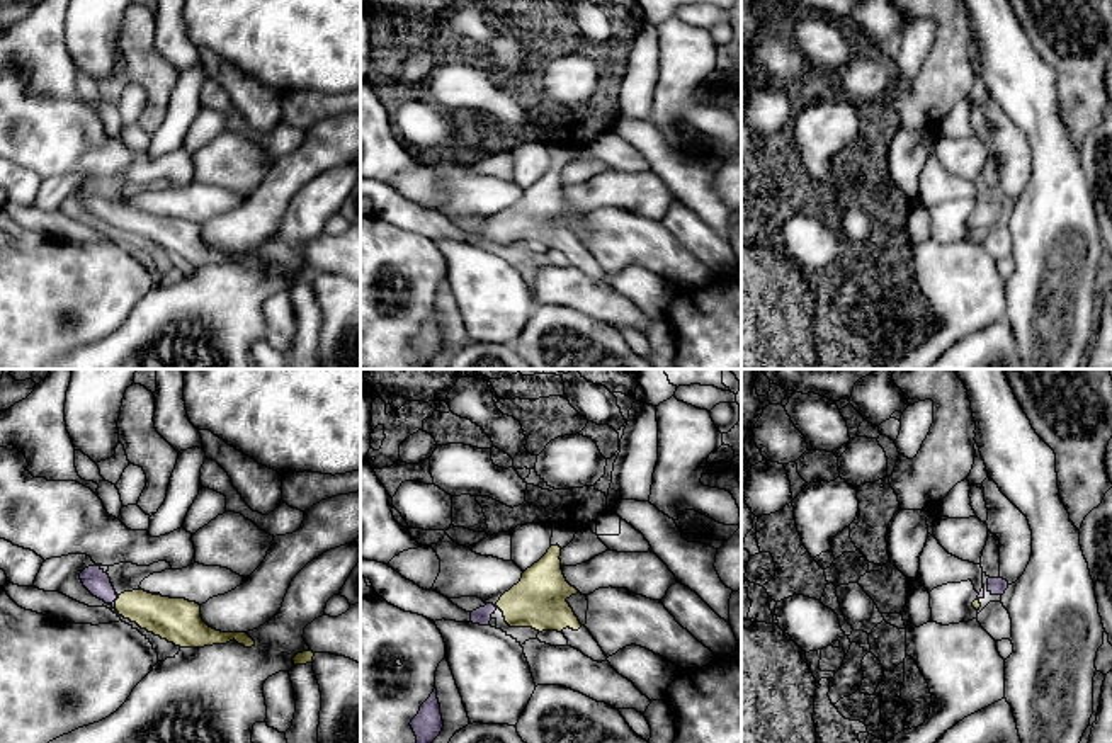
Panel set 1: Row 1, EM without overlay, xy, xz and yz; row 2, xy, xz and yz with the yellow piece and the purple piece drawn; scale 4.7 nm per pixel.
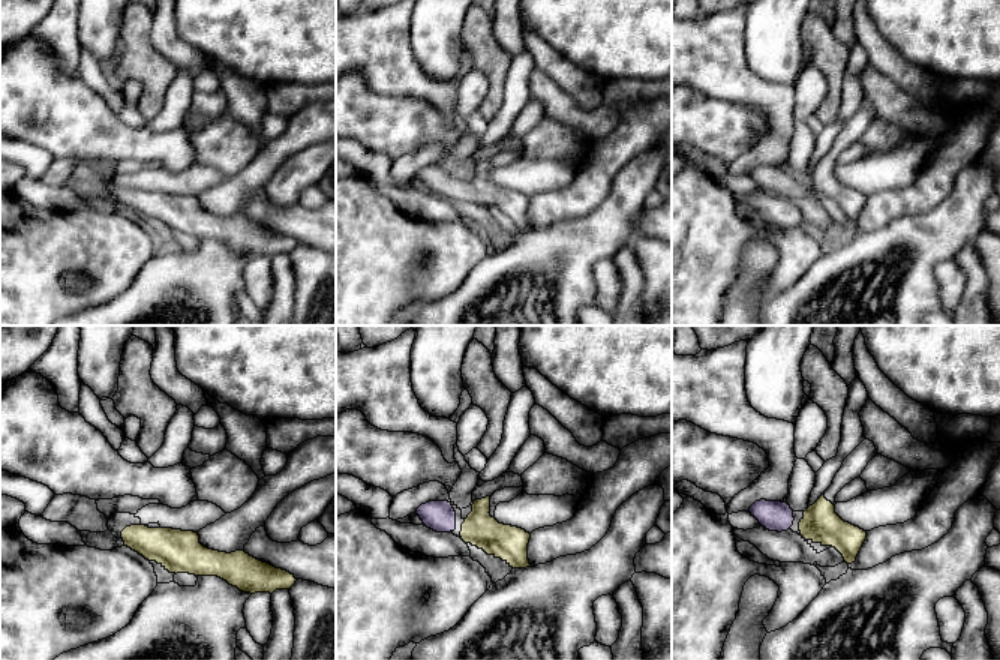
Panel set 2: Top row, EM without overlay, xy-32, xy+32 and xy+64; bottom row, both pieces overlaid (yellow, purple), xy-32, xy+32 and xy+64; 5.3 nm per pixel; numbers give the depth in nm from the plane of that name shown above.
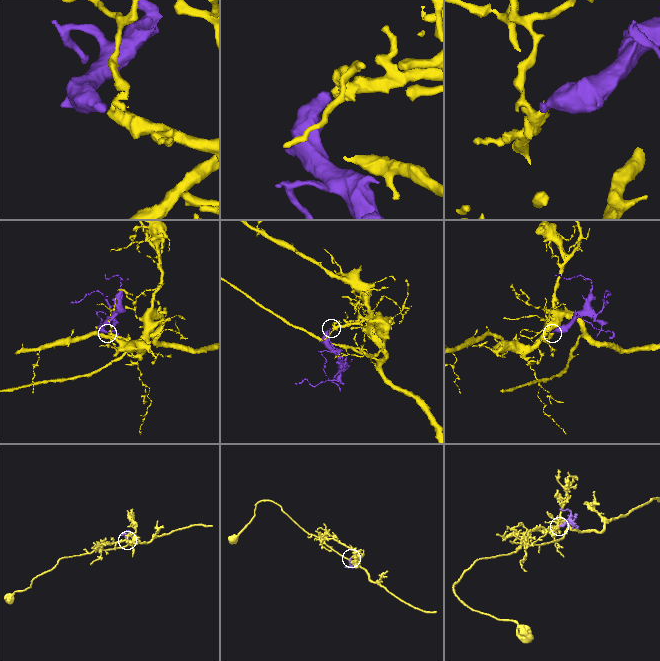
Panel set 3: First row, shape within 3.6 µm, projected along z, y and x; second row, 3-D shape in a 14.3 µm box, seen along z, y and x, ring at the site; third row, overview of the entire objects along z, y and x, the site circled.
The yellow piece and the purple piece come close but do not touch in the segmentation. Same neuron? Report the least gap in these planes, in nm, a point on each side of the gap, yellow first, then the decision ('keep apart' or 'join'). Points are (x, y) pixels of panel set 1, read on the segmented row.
0 nm | join

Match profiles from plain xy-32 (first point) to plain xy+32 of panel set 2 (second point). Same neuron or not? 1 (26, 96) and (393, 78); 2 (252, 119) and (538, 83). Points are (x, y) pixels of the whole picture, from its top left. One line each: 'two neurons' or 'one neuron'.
1: two neurons
2: two neurons

